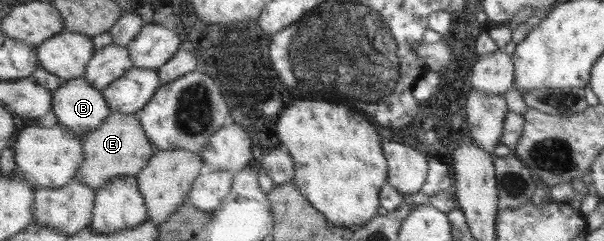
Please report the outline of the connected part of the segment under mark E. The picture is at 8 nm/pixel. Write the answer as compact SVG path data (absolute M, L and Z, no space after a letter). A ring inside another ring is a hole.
M113 112L99 128L90 131L85 138L85 159L76 178L87 187L97 191L109 185L115 177L136 177L148 165L156 152L152 141L145 133L137 113Z

